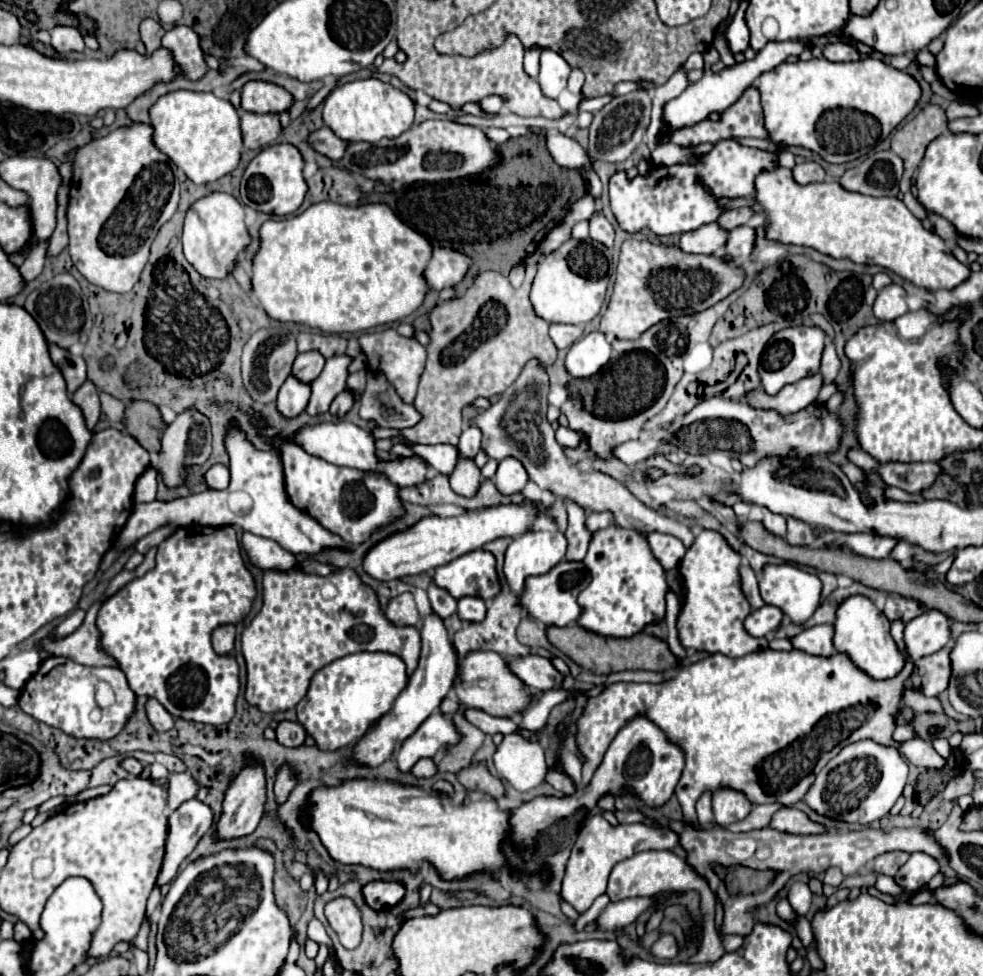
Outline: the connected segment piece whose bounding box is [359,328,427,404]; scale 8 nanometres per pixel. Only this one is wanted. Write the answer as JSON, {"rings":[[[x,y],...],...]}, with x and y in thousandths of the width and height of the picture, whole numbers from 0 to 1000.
{"rings":[[[392,336],[390,340],[373,340],[365,346],[365,355],[369,363],[373,365],[373,379],[379,383],[390,383],[396,393],[402,398],[402,402],[412,410],[412,414],[420,414],[422,402],[424,402],[424,391],[432,375],[432,355],[428,355],[422,346],[412,346],[406,344],[400,336]]]}

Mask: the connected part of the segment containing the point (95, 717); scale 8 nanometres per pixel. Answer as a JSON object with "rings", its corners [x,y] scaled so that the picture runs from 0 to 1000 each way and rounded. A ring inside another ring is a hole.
{"rings":[[[52,672],[42,678],[42,684],[27,697],[19,709],[17,725],[23,727],[38,740],[44,740],[52,746],[60,746],[68,754],[89,756],[89,758],[115,758],[135,736],[137,732],[137,709],[131,705],[129,693],[121,684],[91,684],[62,672]],[[109,697],[119,713],[119,719],[107,727],[97,721],[97,701]]]}

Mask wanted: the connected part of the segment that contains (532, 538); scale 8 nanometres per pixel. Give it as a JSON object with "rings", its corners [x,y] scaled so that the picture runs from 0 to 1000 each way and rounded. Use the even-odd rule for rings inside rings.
{"rings":[[[569,543],[538,545],[524,551],[514,566],[512,588],[524,611],[530,611],[536,590],[558,586],[575,572],[577,551]]]}

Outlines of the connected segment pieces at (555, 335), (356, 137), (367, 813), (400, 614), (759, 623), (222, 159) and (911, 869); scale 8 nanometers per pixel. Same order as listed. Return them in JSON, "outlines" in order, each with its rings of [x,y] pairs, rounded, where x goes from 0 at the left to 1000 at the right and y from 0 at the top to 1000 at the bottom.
{"outlines":[[[[561,332],[558,342],[561,342],[561,348],[565,350],[567,359],[577,359],[583,350],[587,350],[593,344],[593,336],[581,334],[581,332]]],[[[371,80],[371,82],[359,82],[353,86],[343,88],[331,102],[329,102],[329,125],[335,129],[341,139],[353,143],[353,145],[386,145],[388,141],[402,141],[410,137],[422,121],[422,105],[406,90],[388,84],[384,80]]],[[[355,799],[347,805],[322,807],[316,814],[316,820],[316,846],[327,857],[327,863],[335,871],[337,879],[347,885],[369,885],[381,891],[424,891],[432,881],[436,881],[453,902],[471,900],[487,891],[514,891],[510,863],[518,852],[518,832],[506,830],[504,820],[499,818],[461,826],[457,816],[440,809],[434,811],[420,805],[408,805],[404,801],[388,803],[381,799]]],[[[410,607],[394,619],[392,631],[406,641],[424,641],[426,639],[426,627],[422,623],[422,615],[418,607]]],[[[776,621],[772,625],[766,625],[760,633],[758,633],[758,645],[768,652],[768,654],[776,654],[778,650],[786,648],[792,637],[797,633],[797,627],[790,621]]],[[[180,92],[164,98],[154,109],[152,117],[158,131],[158,150],[170,158],[198,189],[219,186],[241,172],[247,141],[243,131],[243,115],[233,102],[221,100],[217,94]]],[[[929,873],[913,893],[910,904],[923,912],[933,912],[941,908],[955,893],[955,889],[955,881],[949,881],[949,877],[941,877],[941,873]]]]}

